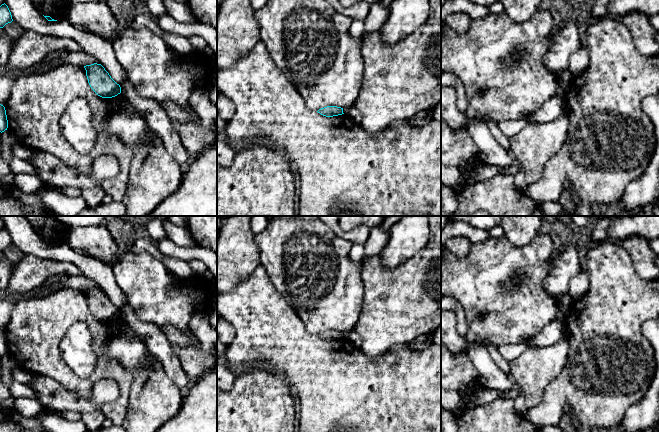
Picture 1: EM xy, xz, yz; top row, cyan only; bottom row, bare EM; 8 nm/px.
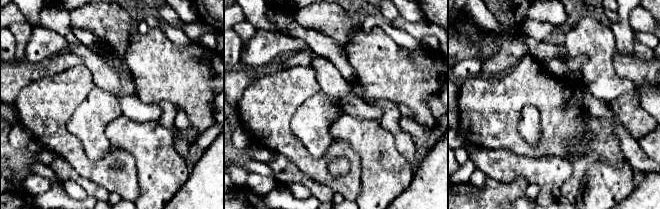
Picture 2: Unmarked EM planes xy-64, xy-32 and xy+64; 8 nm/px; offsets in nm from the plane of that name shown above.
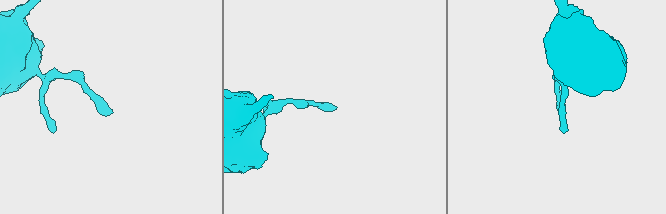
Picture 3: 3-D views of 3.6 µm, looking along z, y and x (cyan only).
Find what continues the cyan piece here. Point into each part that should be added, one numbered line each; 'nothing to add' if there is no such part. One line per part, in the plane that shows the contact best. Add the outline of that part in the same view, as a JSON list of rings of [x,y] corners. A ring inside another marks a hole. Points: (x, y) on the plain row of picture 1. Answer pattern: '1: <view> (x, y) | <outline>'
nothing to add

